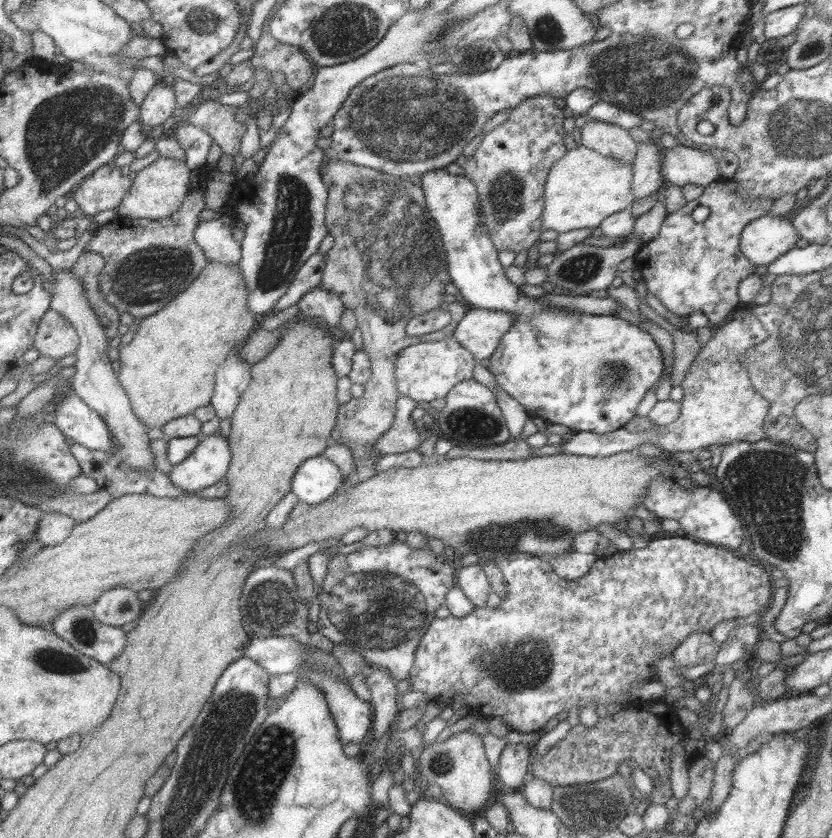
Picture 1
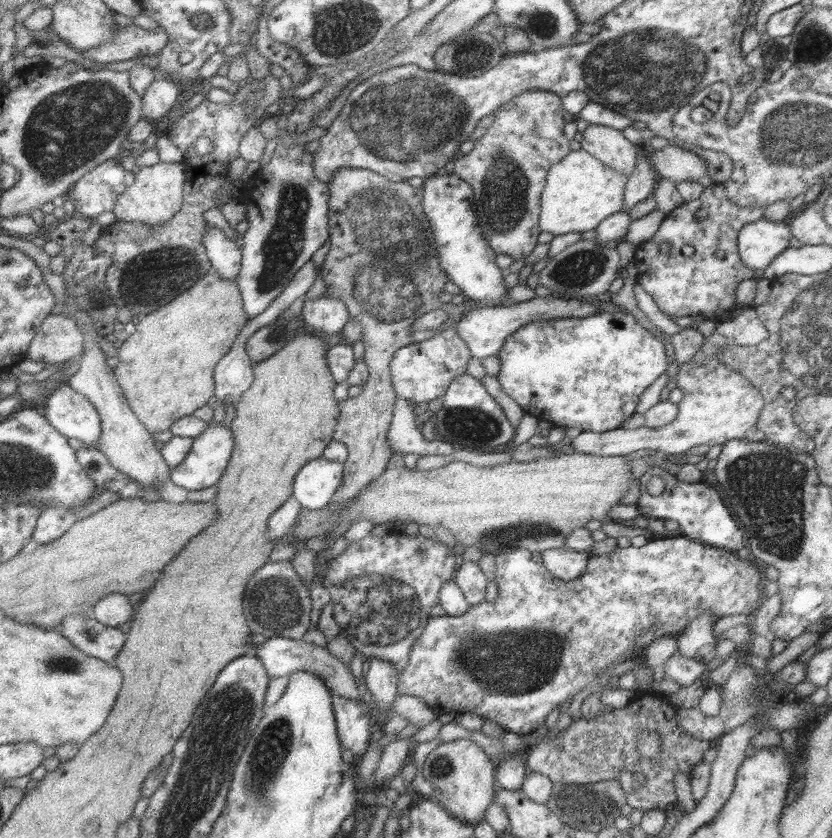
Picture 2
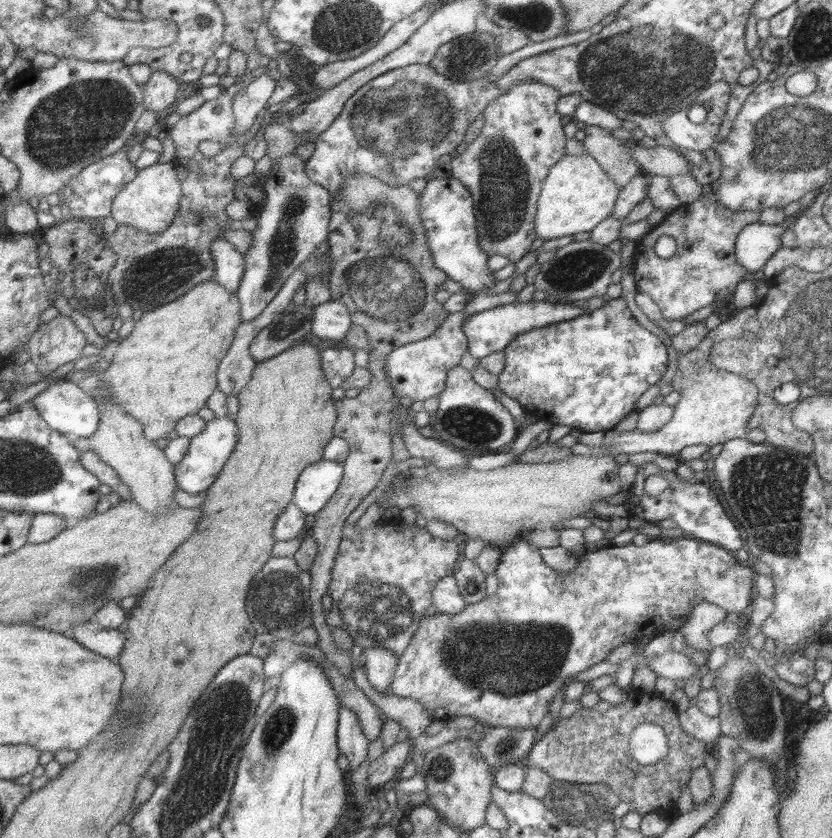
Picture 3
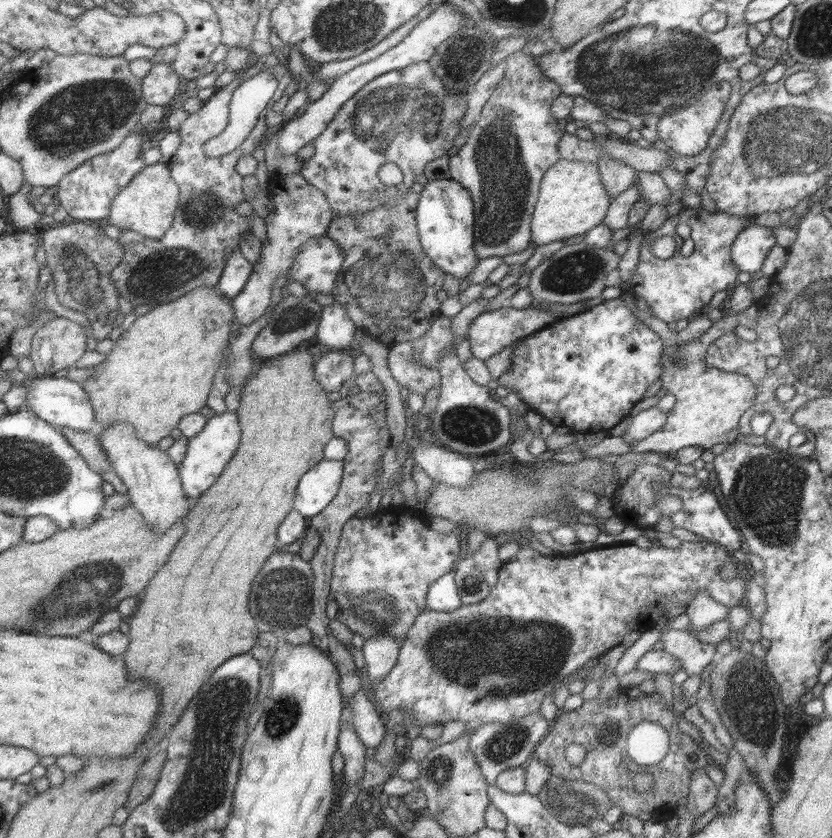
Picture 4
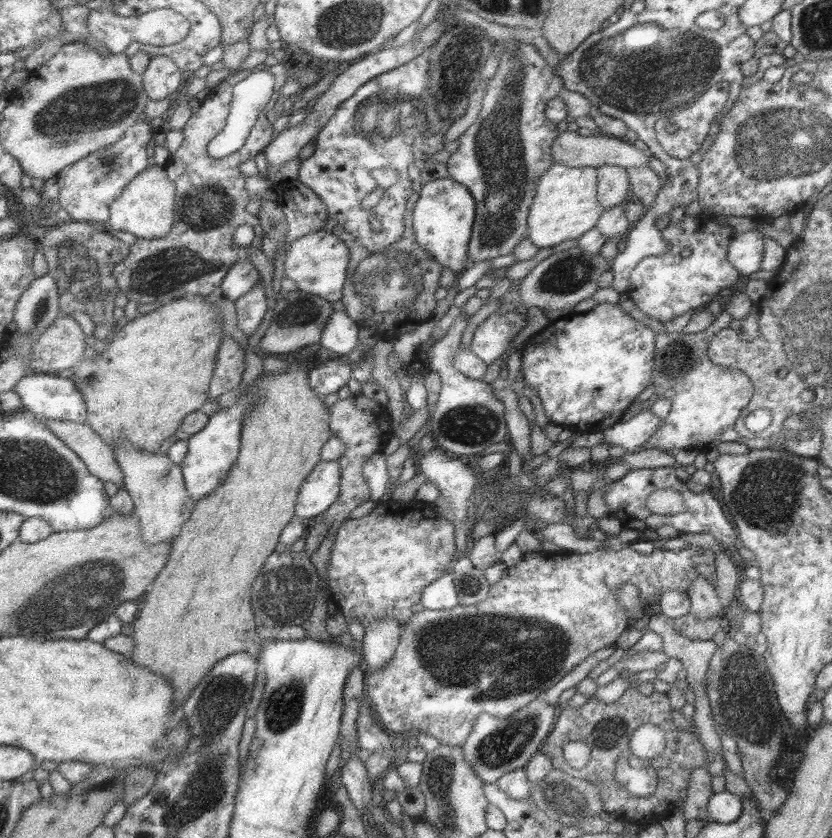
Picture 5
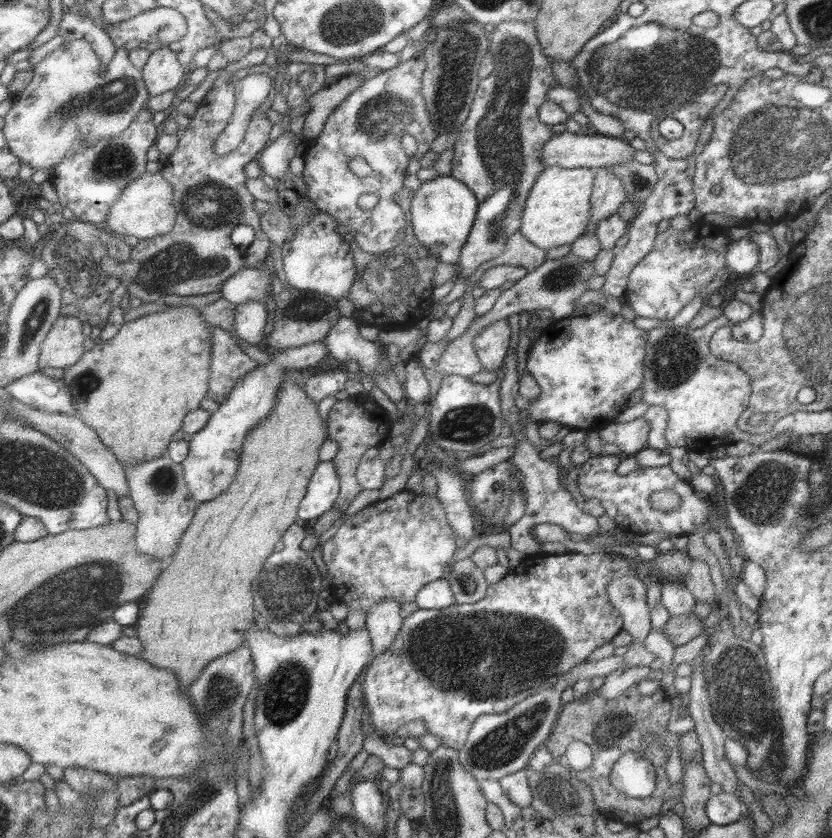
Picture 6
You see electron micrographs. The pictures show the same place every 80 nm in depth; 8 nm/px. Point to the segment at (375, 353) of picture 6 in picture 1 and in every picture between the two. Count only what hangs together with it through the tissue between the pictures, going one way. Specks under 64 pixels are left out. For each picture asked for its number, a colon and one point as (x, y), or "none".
1: (319, 304)
2: (325, 313)
3: (330, 320)
4: (335, 329)
5: (339, 333)

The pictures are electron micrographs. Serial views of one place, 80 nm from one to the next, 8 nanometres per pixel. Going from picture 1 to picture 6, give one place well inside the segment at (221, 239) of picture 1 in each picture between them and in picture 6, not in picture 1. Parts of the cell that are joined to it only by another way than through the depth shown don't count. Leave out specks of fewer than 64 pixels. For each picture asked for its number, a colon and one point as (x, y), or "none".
2: (224, 256)
3: (228, 263)
4: (235, 269)
5: (241, 276)
6: (247, 284)

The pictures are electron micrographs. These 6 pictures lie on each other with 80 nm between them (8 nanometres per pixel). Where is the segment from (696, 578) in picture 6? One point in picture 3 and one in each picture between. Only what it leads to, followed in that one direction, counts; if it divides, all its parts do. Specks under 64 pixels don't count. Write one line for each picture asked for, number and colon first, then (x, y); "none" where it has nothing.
3: (695, 626)
4: (702, 611)
5: (704, 603)

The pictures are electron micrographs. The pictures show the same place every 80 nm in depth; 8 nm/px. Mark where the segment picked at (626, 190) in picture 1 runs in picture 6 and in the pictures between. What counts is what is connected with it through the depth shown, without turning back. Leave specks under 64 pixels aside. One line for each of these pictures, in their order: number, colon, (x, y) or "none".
2: (580, 191)
3: (576, 194)
4: (572, 199)
5: (565, 205)
6: (556, 212)

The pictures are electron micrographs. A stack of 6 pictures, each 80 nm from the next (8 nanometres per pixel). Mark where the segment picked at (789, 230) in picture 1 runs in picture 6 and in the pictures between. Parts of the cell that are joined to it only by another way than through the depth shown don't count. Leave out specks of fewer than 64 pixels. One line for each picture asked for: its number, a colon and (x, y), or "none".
2: (759, 242)
3: (756, 242)
4: (751, 245)
5: (745, 251)
6: (742, 255)

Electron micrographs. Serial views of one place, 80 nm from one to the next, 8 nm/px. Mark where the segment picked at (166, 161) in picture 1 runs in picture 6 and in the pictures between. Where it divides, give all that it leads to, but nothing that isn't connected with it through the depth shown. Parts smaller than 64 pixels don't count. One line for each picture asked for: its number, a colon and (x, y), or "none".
2: (155, 196)
3: (149, 201)
4: (146, 204)
5: (145, 208)
6: (144, 209)

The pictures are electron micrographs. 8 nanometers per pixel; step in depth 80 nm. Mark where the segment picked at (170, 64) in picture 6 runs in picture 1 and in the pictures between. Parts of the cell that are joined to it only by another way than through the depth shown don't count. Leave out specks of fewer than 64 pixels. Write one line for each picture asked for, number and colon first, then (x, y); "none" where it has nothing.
1: (159, 103)
2: (161, 96)
3: (158, 94)
4: (160, 87)
5: (161, 79)

